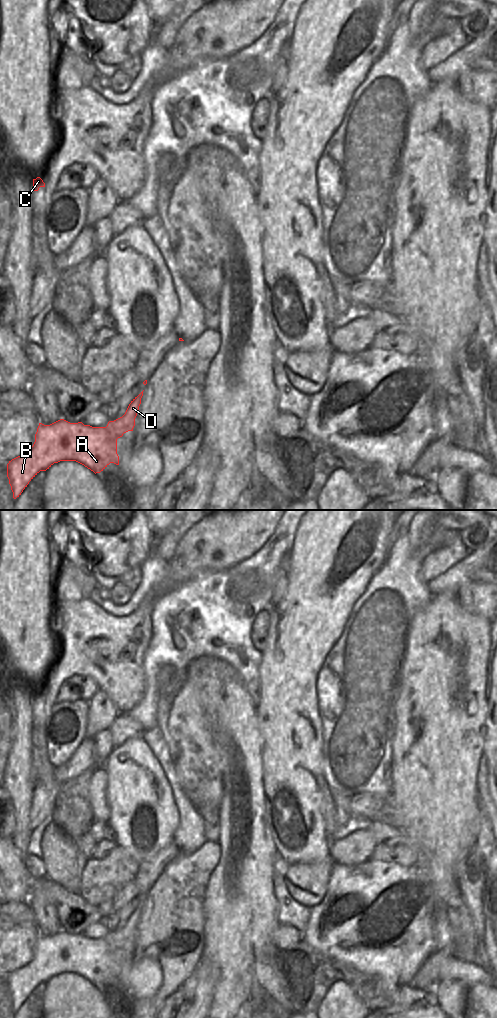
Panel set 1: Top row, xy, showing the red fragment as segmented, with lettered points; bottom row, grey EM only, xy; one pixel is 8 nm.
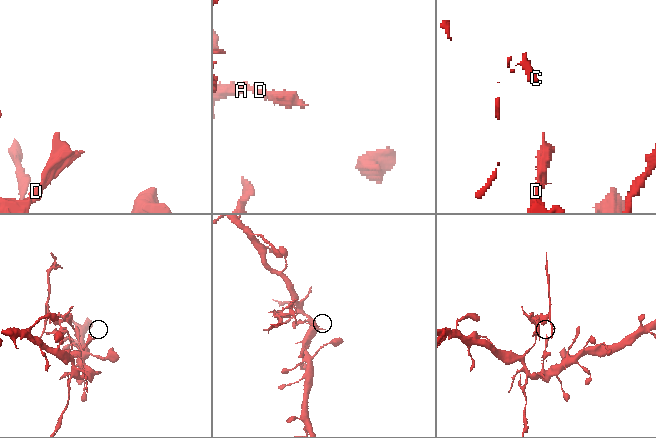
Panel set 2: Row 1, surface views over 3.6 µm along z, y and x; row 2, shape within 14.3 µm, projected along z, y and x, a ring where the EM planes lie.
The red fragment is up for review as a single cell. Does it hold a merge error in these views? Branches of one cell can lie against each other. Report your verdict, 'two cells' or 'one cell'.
one cell

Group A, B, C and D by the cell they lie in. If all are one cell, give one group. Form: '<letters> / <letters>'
A B C D

